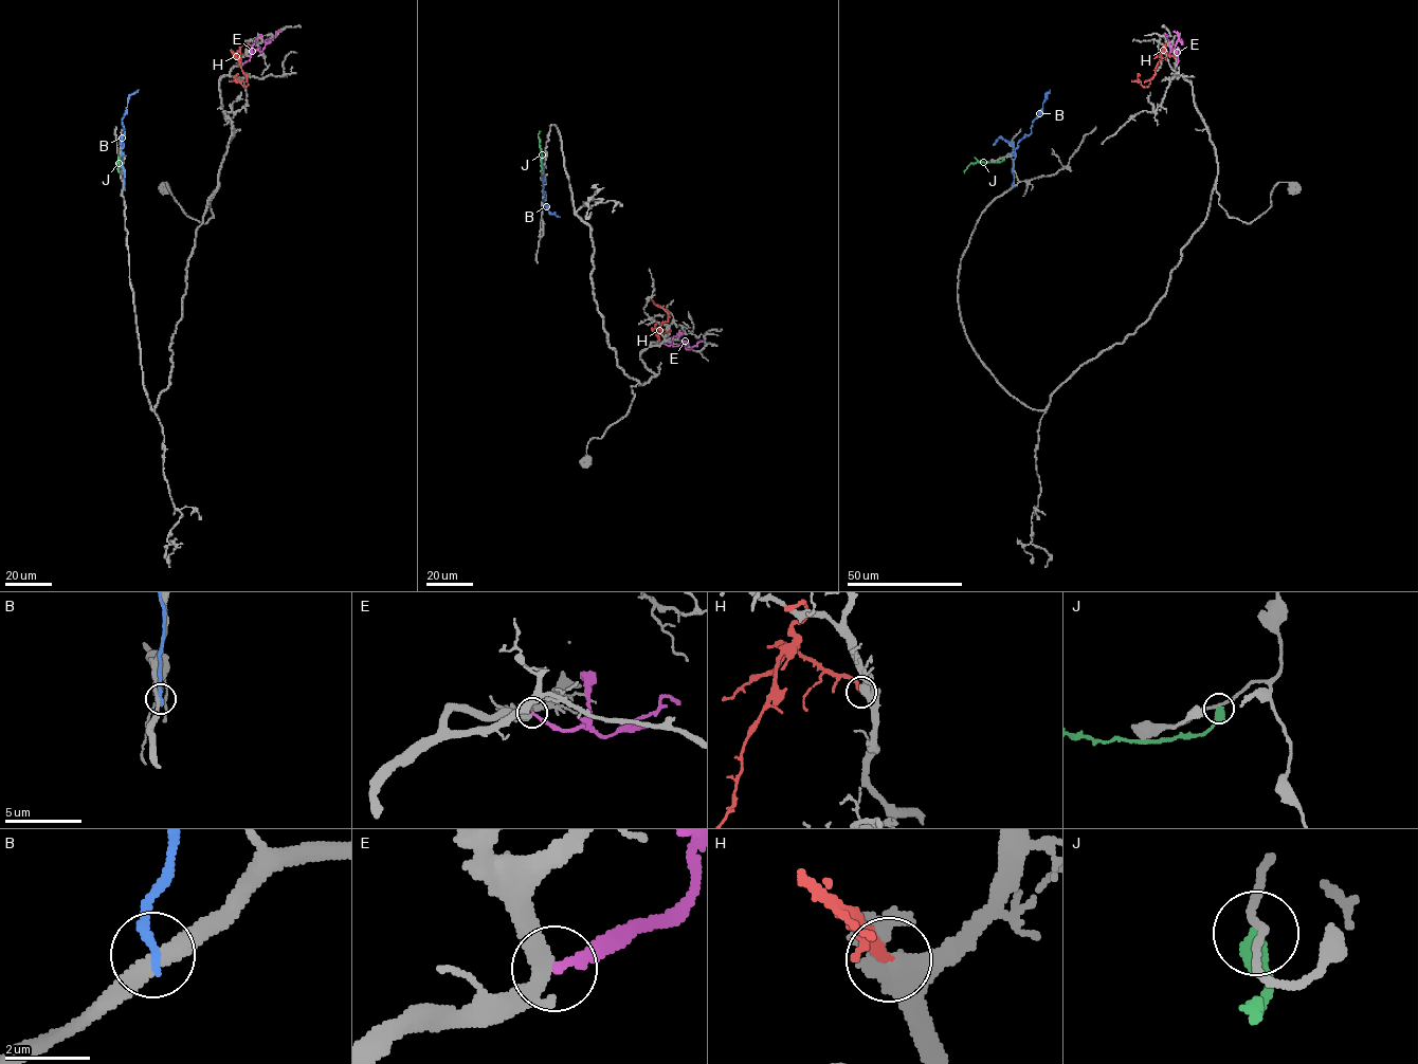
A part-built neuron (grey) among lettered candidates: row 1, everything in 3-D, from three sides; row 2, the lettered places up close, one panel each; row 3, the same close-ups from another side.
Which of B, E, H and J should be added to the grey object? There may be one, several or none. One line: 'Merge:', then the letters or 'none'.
Merge: H

